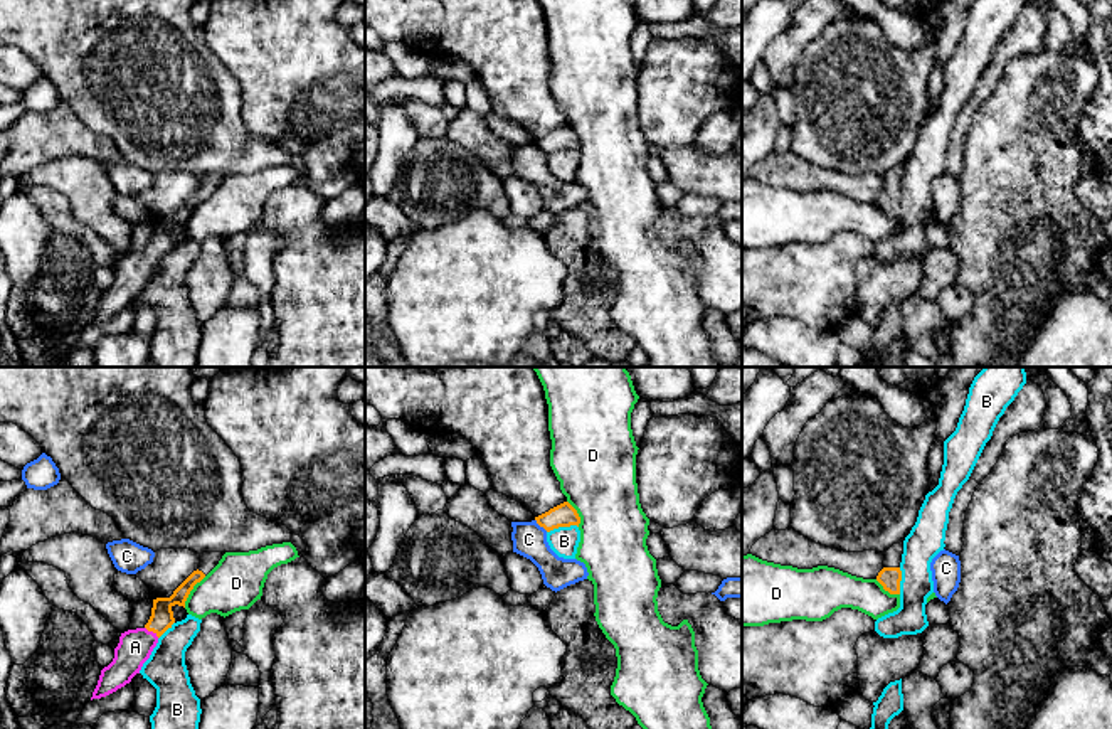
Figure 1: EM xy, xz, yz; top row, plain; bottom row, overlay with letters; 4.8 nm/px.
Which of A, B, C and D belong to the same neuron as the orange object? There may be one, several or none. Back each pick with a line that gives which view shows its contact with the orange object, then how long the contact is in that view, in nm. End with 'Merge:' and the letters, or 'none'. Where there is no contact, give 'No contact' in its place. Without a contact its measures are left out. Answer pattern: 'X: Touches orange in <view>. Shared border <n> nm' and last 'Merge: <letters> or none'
A: Touches orange in xy. Shared border 90 nm
Merge: A

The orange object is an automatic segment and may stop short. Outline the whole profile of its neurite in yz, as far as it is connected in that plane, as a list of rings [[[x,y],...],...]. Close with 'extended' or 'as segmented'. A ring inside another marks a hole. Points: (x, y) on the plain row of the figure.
[[[903,165],[893,167],[890,172],[883,175],[883,192],[878,195],[876,204],[883,209],[890,217],[900,217],[900,204],[902,204],[902,185]]] | extended

